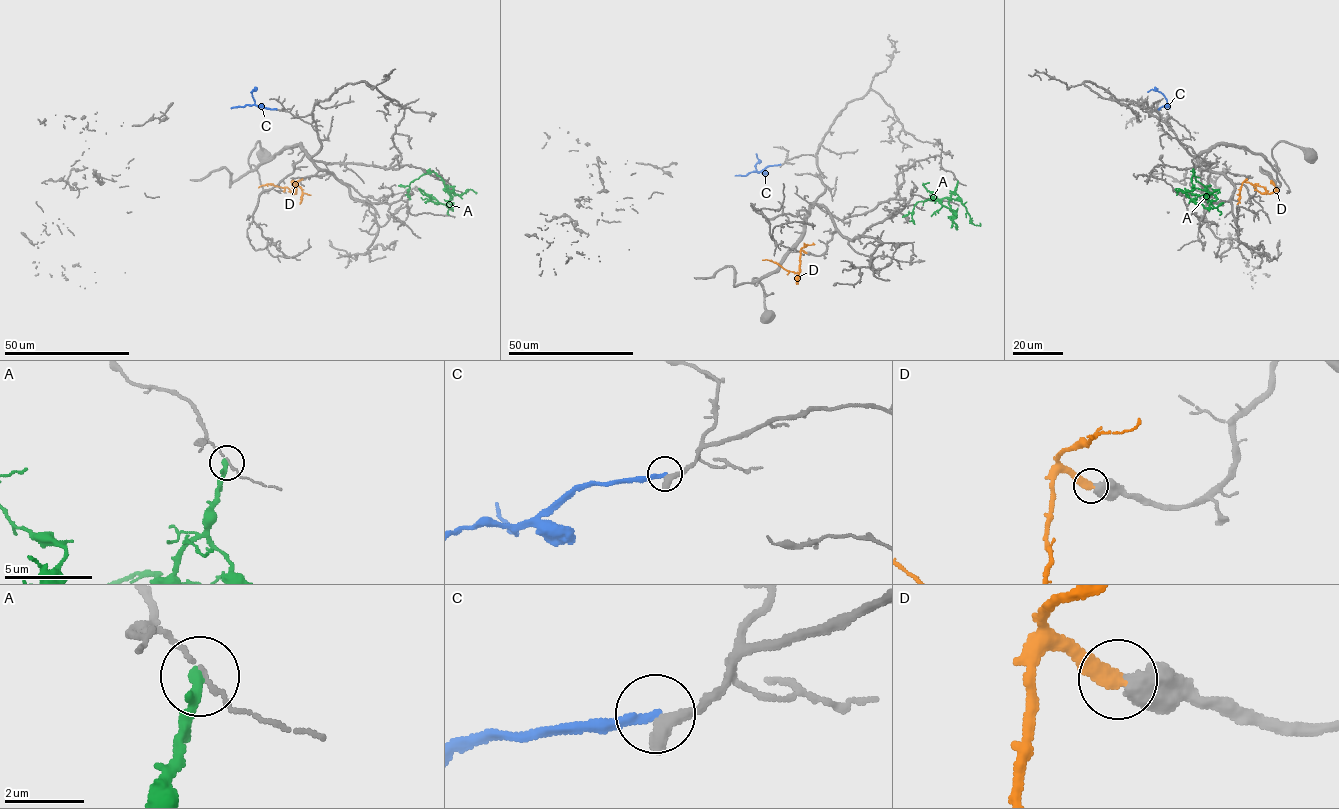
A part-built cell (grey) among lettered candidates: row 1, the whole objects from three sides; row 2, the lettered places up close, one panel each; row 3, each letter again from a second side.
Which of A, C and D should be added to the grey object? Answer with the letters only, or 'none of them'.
D

